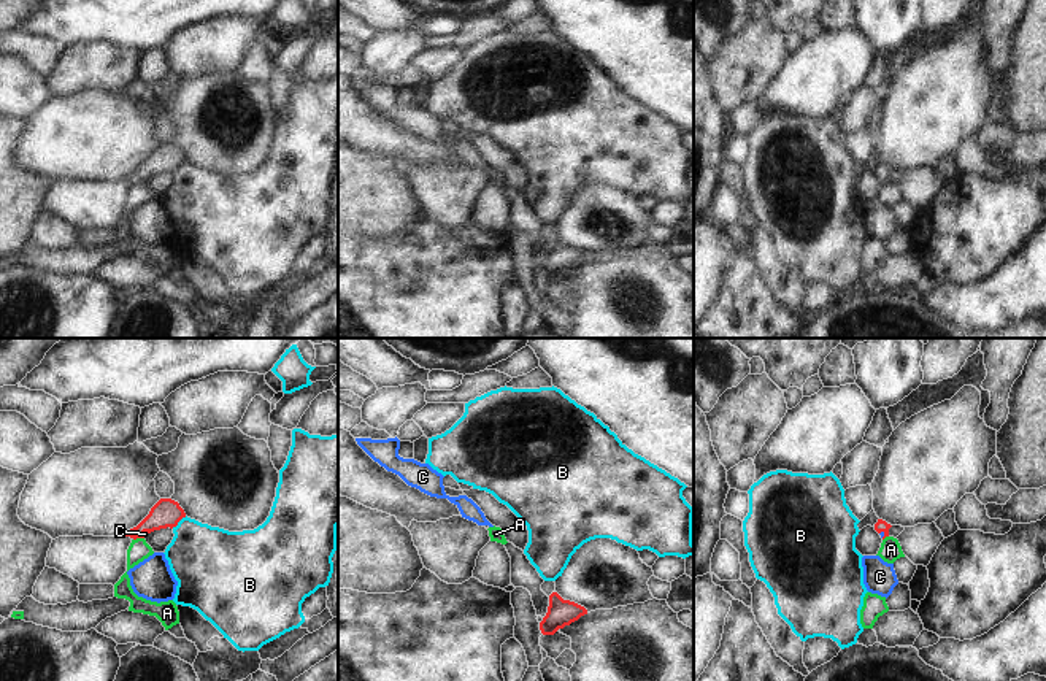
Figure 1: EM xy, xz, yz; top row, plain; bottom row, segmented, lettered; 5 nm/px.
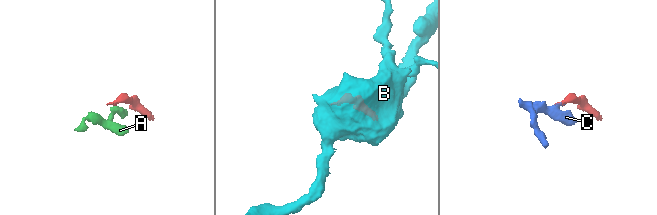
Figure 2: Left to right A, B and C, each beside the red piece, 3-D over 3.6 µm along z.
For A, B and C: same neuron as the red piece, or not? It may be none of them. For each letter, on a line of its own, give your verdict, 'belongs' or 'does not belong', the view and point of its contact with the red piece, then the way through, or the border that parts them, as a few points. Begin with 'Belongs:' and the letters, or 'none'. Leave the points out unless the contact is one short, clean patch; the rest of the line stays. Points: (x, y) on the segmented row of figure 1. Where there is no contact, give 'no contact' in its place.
Belongs: C
A: does not belong; meets red in xy at (138, 537); border along xy (143, 537), (134, 540)
B: does not belong; meets red in xy at (178, 521); border along xy (186, 516), (172, 527)
C: belongs; meets red in yz at (884, 534); runs through yz (881, 526), (884, 534), (881, 534)

